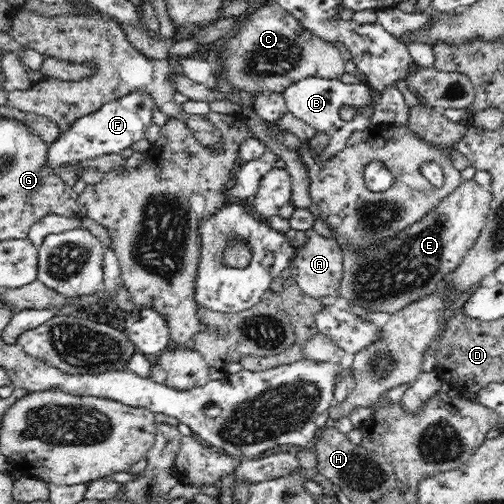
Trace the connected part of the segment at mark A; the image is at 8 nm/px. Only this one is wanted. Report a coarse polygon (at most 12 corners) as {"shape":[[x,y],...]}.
{"shape":[[313,229],[290,262],[291,276],[316,299],[337,292],[343,252]]}

